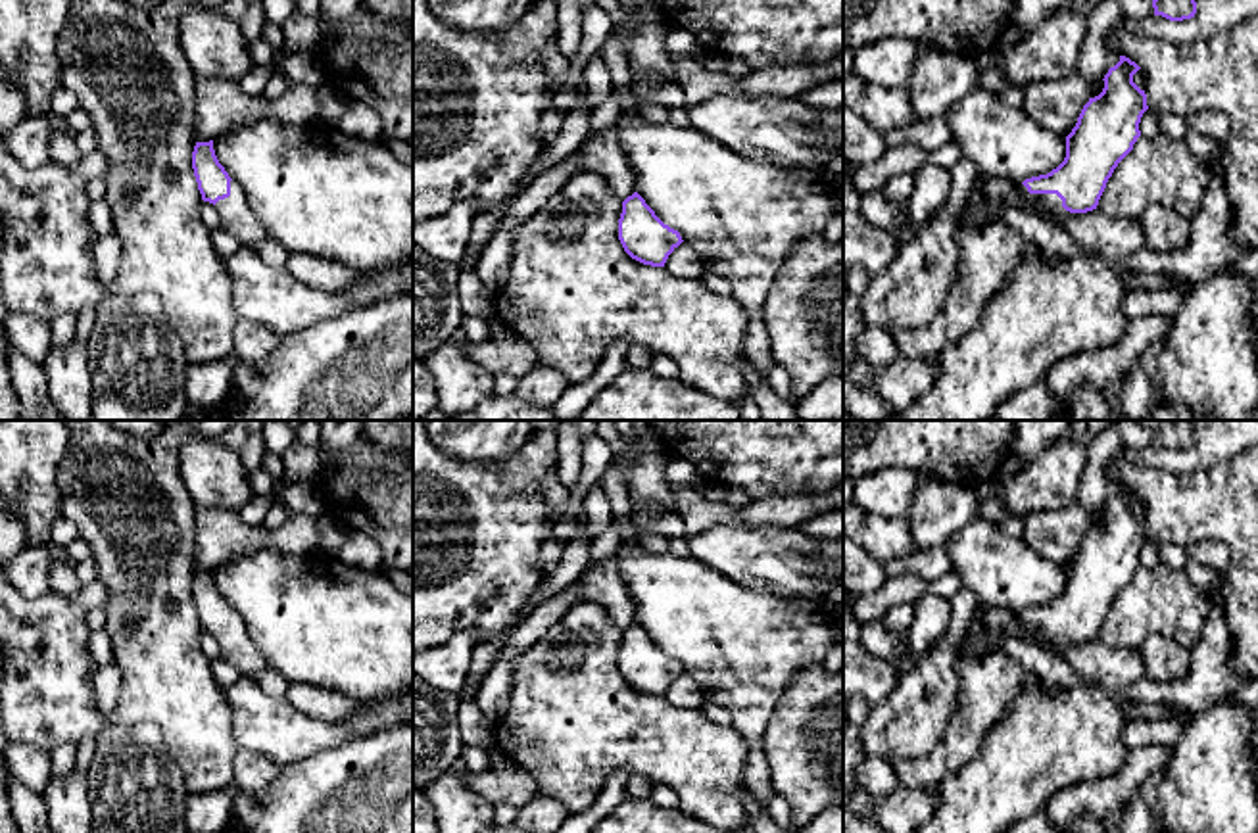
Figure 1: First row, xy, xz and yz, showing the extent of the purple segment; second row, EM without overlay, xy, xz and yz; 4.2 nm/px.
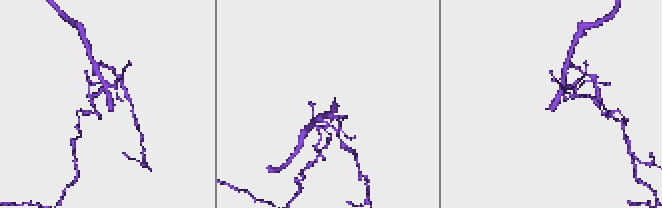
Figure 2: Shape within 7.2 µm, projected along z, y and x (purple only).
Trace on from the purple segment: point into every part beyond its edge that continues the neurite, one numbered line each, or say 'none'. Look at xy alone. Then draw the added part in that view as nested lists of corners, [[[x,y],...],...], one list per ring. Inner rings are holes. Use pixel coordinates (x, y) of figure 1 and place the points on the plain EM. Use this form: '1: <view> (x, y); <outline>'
1: xy (237, 647); [[[230,610],[230,626],[219,630],[215,637],[221,647],[221,658],[225,658],[240,676],[257,678],[261,672],[271,670],[236,610]]]

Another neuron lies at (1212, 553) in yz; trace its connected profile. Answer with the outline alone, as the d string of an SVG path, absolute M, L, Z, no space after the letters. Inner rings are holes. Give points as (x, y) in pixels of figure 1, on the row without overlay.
M1200 539L1185 543L1189 559L1210 566L1216 572L1223 572L1229 560L1229 549L1223 541Z

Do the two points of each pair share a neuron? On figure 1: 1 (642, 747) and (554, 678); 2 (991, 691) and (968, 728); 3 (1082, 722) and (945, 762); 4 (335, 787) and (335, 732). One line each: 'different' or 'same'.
1: same
2: same
3: different
4: different

